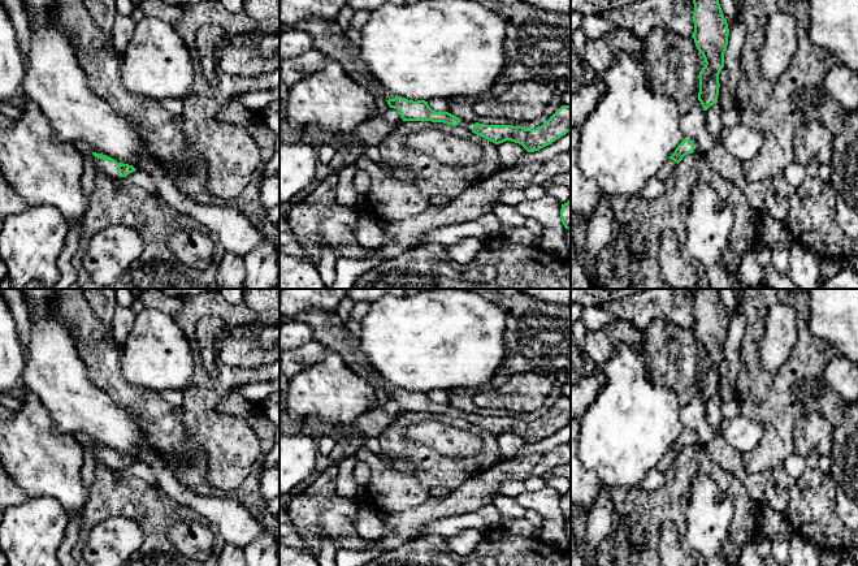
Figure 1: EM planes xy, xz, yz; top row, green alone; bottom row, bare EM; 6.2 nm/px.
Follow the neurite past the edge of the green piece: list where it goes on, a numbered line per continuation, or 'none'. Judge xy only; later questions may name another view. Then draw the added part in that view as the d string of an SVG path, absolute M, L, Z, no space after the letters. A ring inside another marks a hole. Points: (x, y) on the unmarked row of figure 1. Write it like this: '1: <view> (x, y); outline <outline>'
1: xy (103, 458); outline M94 446L90 449L94 453L96 465L104 466L109 470L117 470L118 468L118 458L116 454L110 454L103 450L98 450Z

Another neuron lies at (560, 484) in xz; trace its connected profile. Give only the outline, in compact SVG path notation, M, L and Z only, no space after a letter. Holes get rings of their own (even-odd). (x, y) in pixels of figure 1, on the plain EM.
M563 476L546 478L546 485L555 489L560 496L564 496L571 489L571 481Z

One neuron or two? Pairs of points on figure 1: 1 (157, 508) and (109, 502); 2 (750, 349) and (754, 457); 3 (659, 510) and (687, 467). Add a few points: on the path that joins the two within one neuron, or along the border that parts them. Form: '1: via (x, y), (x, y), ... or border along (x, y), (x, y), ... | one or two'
1: via (146, 505), (142, 502), (121, 502) | one
2: via (752, 376), (755, 388), (770, 402), (770, 430) | one
3: via (670, 500), (675, 493), (677, 478) | one

